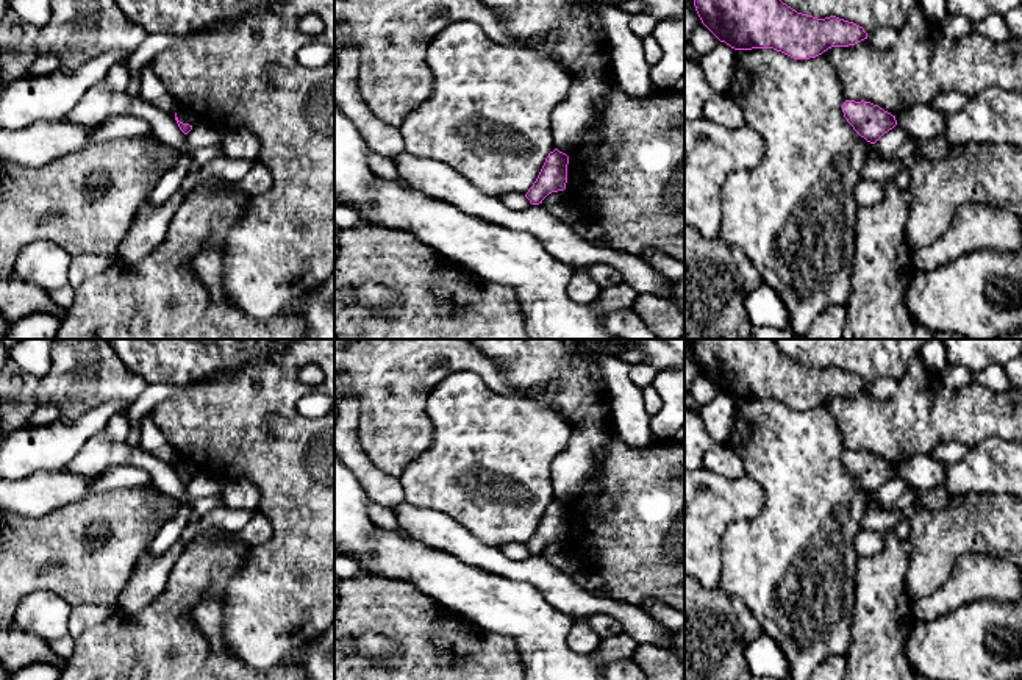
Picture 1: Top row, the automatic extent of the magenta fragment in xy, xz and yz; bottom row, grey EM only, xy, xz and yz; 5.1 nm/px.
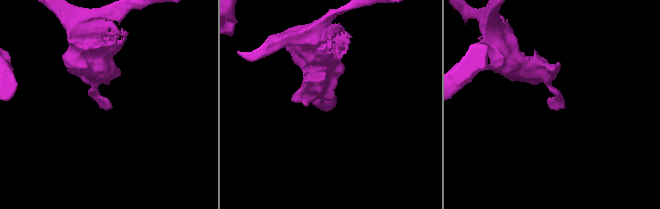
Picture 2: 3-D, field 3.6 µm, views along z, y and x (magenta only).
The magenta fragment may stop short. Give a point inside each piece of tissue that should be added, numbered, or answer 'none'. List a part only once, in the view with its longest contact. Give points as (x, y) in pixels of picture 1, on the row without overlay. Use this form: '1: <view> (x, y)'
none

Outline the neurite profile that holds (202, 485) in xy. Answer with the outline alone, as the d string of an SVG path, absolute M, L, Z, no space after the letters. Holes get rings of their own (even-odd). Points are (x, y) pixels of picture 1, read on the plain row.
M206 472L194 475L186 485L186 499L178 502L178 513L158 530L145 552L159 557L173 547L180 541L188 517L192 513L191 502L198 497L220 496L223 486L223 480Z

